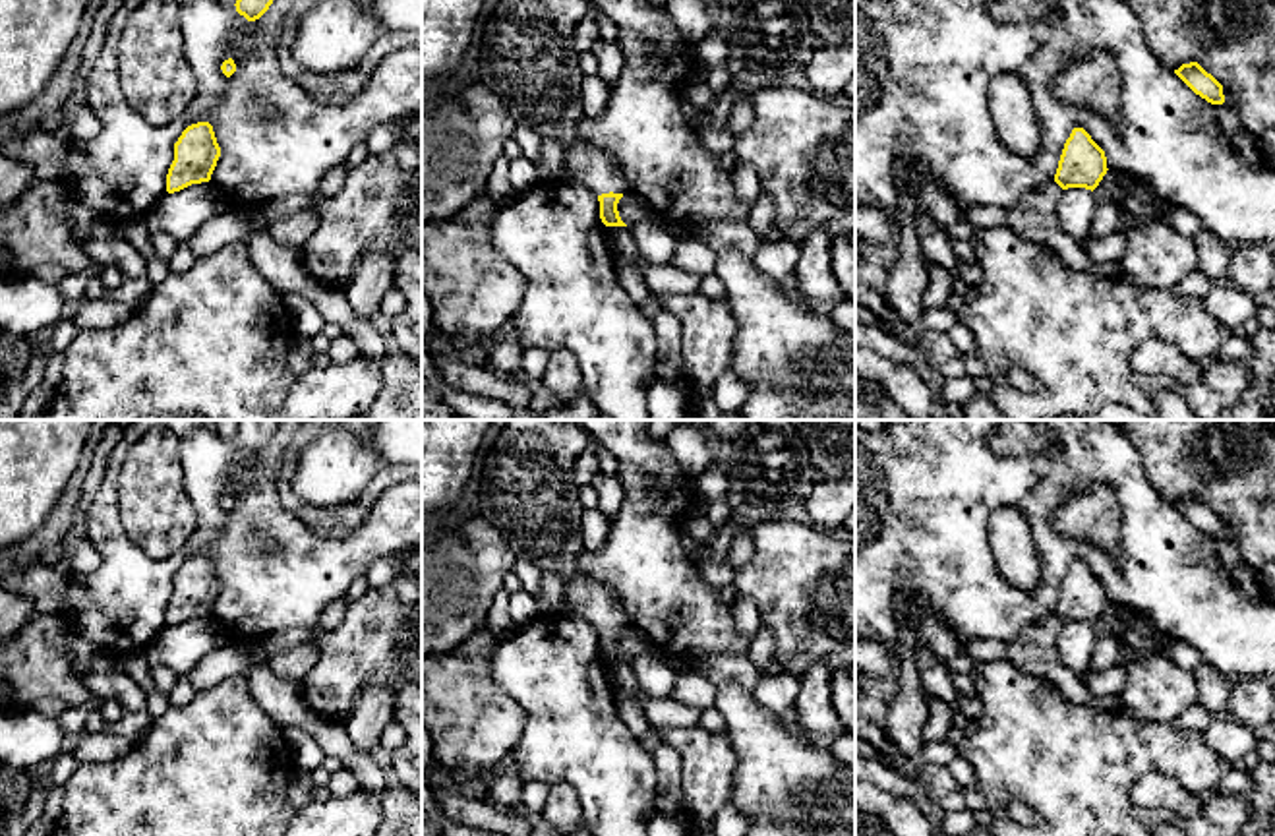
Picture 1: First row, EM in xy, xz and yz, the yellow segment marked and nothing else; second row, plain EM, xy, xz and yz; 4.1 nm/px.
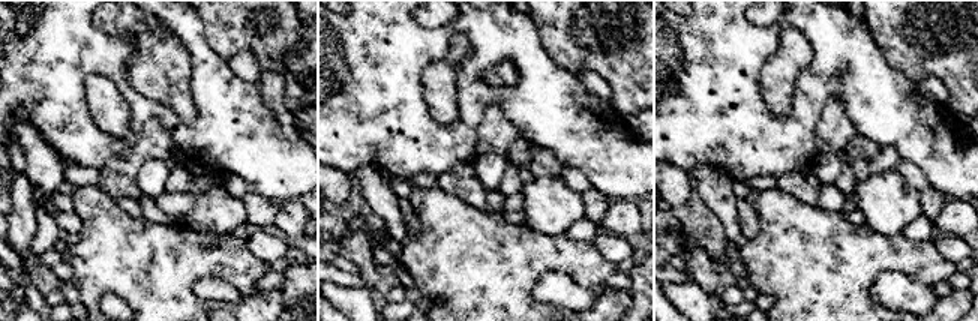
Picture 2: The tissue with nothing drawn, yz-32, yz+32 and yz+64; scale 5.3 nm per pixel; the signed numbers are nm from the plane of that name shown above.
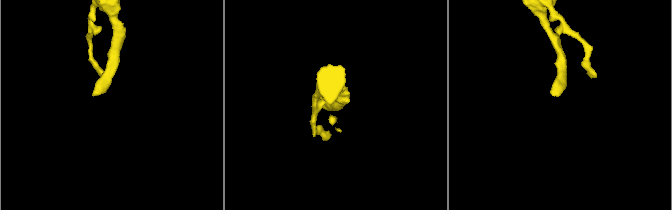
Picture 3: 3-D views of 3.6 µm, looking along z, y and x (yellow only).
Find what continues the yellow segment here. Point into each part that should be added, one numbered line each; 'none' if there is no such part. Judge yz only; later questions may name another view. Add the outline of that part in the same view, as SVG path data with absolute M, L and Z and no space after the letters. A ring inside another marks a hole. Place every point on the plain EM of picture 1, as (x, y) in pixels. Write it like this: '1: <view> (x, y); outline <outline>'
1: yz (1034, 651); outline M1049 617L1029 625L1006 644L1006 658L1022 672L1051 681L1068 701L1097 710L1118 710L1118 695L1091 695L1080 677L1062 664L1058 656L1058 635L1062 621Z

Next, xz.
1: xz (529, 496); outline M509 420L493 437L482 464L478 515L503 536L519 559L528 559L563 581L565 615L580 615L596 629L625 627L629 617L615 592L578 573L584 509L573 468L588 443L592 437L575 420Z

